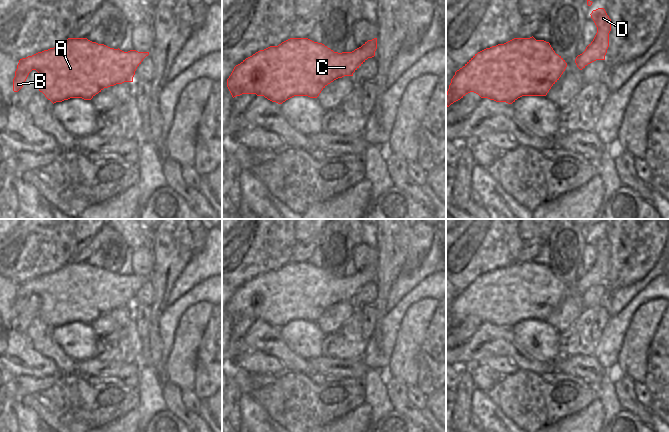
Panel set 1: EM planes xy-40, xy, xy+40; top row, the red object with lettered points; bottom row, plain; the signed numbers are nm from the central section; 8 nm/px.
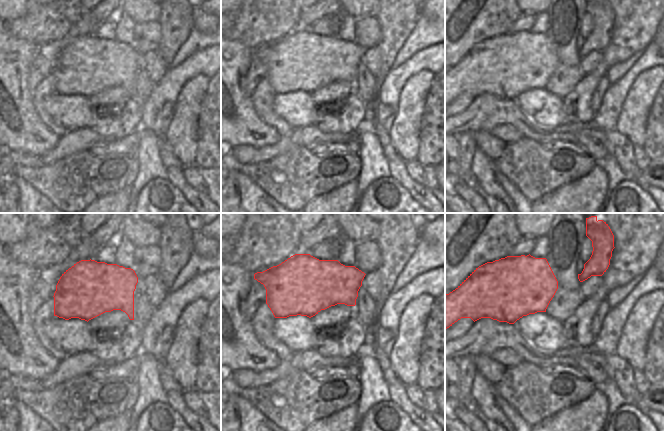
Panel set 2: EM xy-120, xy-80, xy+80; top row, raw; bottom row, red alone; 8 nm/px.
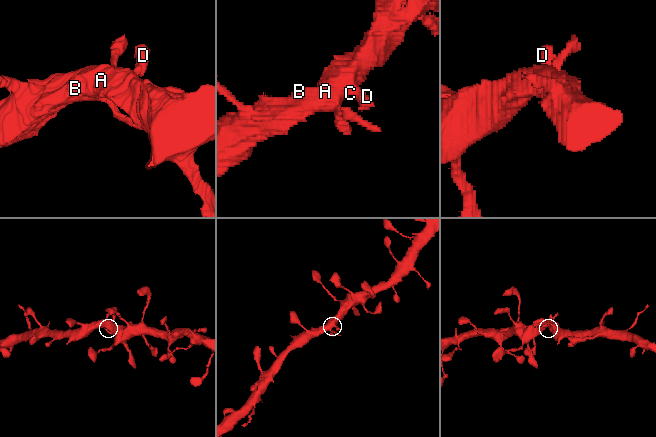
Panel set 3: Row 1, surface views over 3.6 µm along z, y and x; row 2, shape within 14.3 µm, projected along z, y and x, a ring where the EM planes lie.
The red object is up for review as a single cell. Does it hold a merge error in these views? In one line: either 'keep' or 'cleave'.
keep

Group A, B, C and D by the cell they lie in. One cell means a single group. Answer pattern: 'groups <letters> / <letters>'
groups A B C D

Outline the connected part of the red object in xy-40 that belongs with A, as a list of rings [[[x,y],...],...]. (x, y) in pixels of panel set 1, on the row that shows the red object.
[[[68,38],[54,48],[20,59],[13,79],[13,91],[18,92],[23,87],[29,73],[36,70],[41,75],[39,91],[53,104],[70,98],[91,100],[104,88],[124,82],[133,82],[137,67],[148,55],[149,52],[136,50],[124,52],[119,48],[110,48],[87,38]]]

